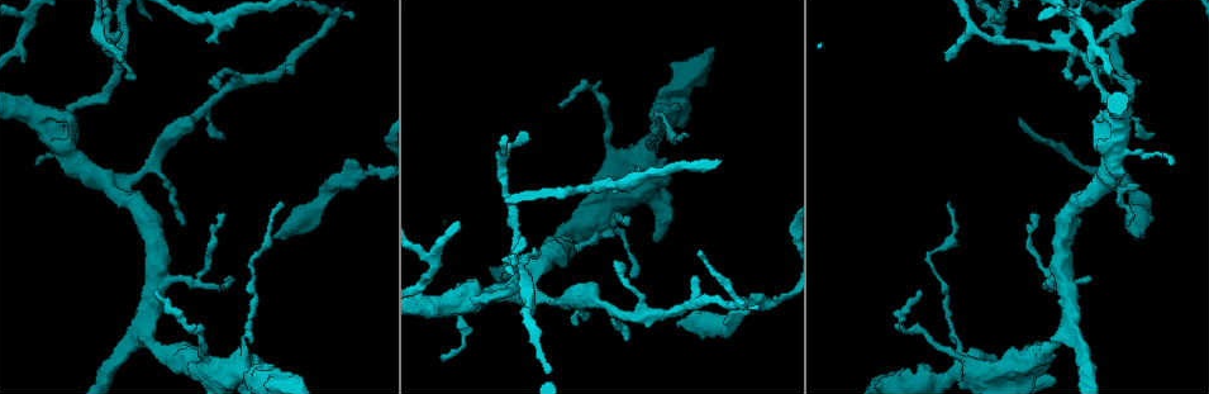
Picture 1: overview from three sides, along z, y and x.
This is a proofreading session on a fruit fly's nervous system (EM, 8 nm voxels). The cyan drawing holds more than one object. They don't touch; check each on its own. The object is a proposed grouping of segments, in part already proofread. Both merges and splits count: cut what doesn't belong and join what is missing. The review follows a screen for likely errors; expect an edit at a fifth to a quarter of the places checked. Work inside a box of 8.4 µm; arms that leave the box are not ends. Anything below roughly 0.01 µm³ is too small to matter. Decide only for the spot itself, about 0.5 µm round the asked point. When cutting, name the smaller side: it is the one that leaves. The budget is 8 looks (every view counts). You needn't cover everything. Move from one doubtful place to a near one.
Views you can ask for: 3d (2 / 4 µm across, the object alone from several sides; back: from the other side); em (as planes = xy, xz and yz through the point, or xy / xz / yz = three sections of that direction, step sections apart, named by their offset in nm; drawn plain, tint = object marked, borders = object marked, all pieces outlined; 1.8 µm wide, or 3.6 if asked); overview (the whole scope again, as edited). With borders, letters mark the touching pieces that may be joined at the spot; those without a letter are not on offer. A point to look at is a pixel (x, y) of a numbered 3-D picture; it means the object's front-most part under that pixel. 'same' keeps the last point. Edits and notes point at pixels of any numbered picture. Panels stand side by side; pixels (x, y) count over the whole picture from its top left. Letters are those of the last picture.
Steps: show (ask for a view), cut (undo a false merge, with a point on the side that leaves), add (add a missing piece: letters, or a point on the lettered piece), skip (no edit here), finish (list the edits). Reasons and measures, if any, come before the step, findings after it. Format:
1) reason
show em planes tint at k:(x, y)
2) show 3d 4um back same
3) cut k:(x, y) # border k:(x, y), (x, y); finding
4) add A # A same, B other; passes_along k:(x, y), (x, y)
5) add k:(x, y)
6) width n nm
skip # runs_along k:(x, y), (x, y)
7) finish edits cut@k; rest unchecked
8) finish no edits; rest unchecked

sharp bend
show 3d 2um back at 1:(193, 284)

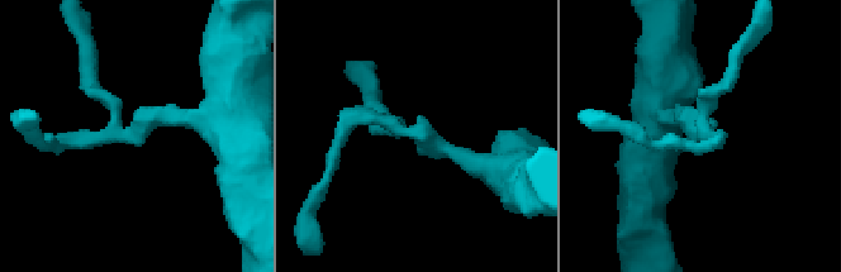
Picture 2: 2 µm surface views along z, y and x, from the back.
need the tissue
show em xy step 8 tint at 2:(705, 124)

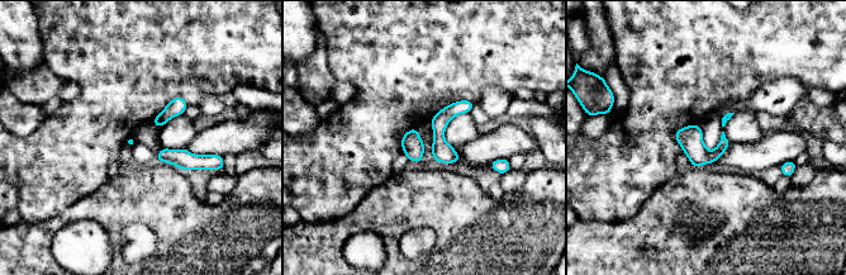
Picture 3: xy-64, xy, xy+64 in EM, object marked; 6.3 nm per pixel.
another direction
show em planes borders same

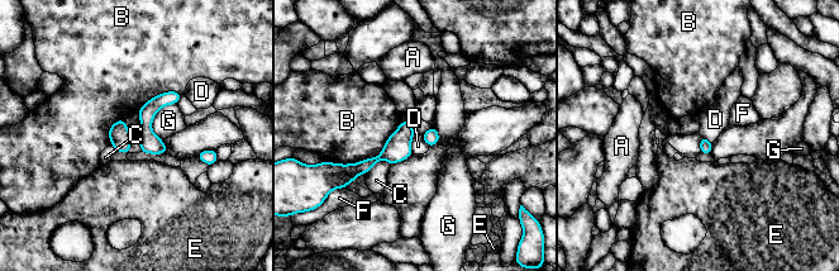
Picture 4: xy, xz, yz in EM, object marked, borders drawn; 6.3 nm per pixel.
longest_contact B 500 nm
skip # A other, B other, C other, D other, E other, F other, G other; runs_along 4:(408, 126), (382, 156), (351, 172); one cell here

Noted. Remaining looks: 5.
tapers out
show 3d 2um at 1:(562, 103)

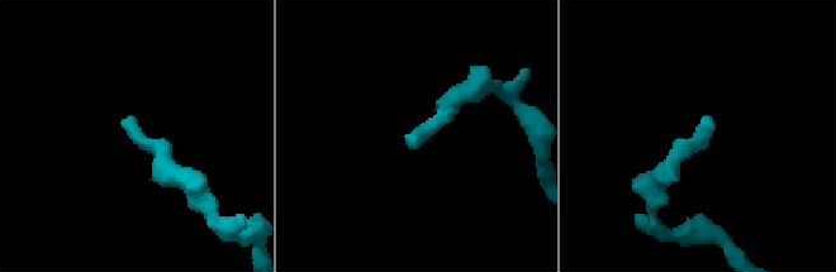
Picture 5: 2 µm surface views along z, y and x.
show em planes borders at 5:(708, 117)

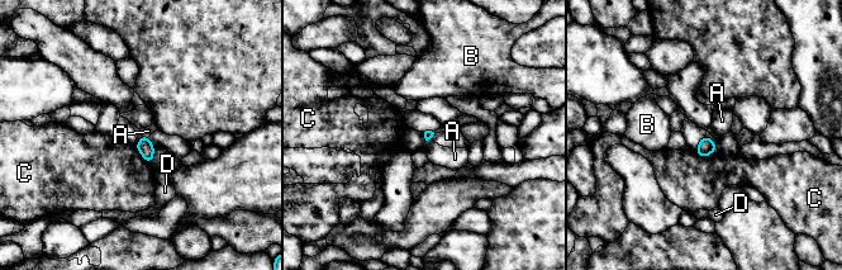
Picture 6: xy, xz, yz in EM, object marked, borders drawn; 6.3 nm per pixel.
skip # A other, B other, C other, D other; border 6:(142, 134), (147, 137); none of them fits

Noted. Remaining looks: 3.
tapers out
show em planes borders at 1:(121, 60)

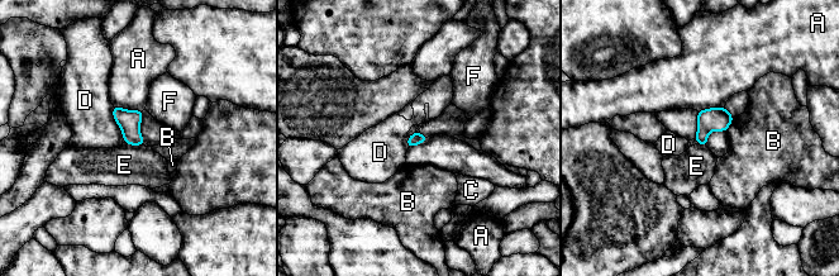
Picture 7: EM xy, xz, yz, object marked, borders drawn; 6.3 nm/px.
skip # A other, B other, C other, D other, E other, F other; border 7:(124, 142), (143, 146); no lettered piece goes on from it

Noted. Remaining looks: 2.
finish no edits; rest unchecked

